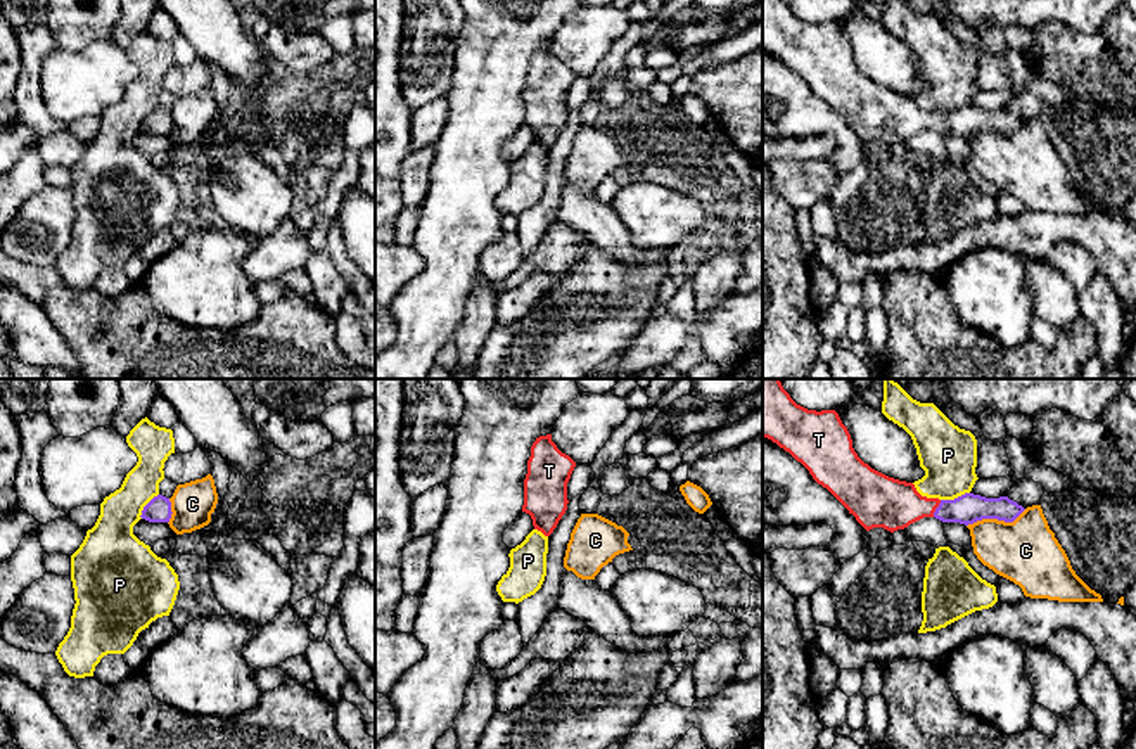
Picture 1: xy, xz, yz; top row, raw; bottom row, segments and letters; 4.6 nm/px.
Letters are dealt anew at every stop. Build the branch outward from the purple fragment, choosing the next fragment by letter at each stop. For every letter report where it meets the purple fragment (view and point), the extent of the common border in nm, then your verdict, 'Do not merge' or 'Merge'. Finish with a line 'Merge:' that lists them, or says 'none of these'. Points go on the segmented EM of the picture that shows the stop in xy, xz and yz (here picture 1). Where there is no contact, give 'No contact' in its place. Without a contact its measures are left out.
C: Touches purple at yz (996, 518). Shared border 300 nm. Do not merge
P: Touches purple at yz (955, 499). Shared border 140 nm. Do not merge
T: Touches purple at yz (936, 509). Shared border 90 nm. Merge
Merge: T

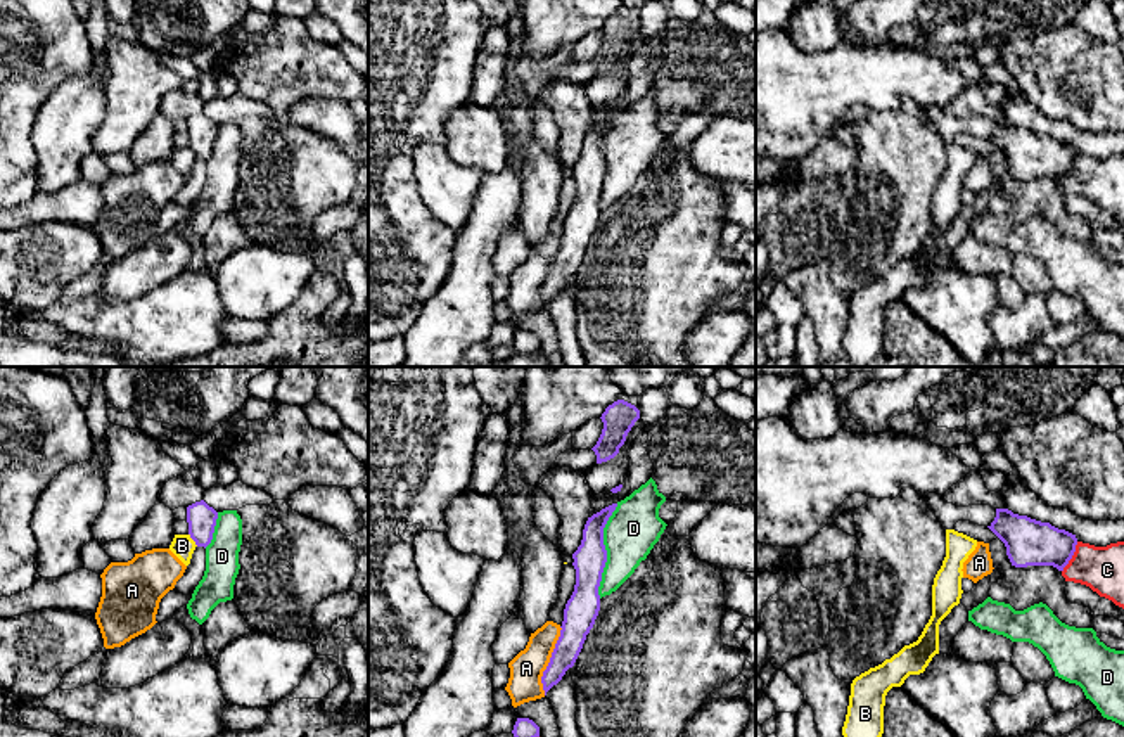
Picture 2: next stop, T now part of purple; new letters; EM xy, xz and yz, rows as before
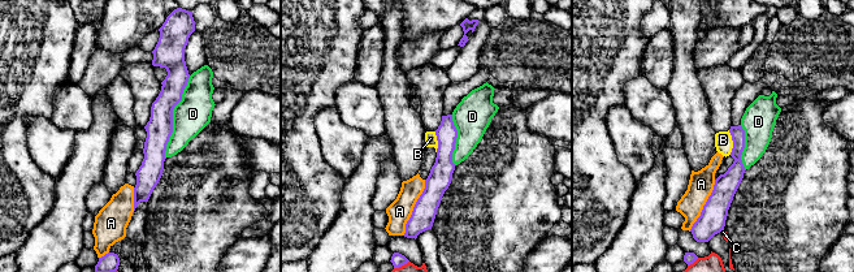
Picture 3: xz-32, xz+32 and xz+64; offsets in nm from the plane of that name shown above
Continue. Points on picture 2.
A: Touches purple at xz (550, 661). Shared border 340 nm. Do not merge
B: Touches purple at xy (192, 538). Shared border 80 nm. Do not merge
C: Touches purple at yz (1071, 557). Shared border 160 nm. Do not merge
D: Touches purple at xz (606, 551). Shared border 440 nm. Do not merge
Merge: none of these

